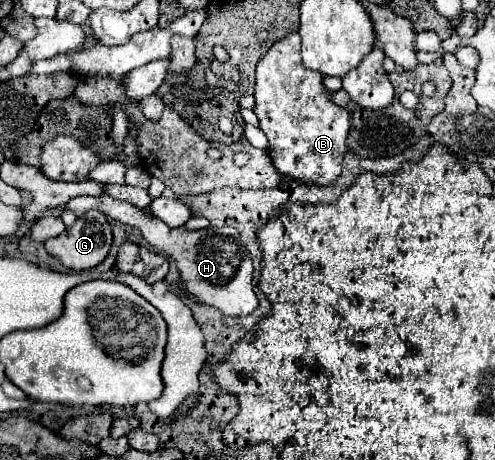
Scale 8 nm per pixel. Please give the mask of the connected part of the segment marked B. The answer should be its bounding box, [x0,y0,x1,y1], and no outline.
[255,31,349,185]

